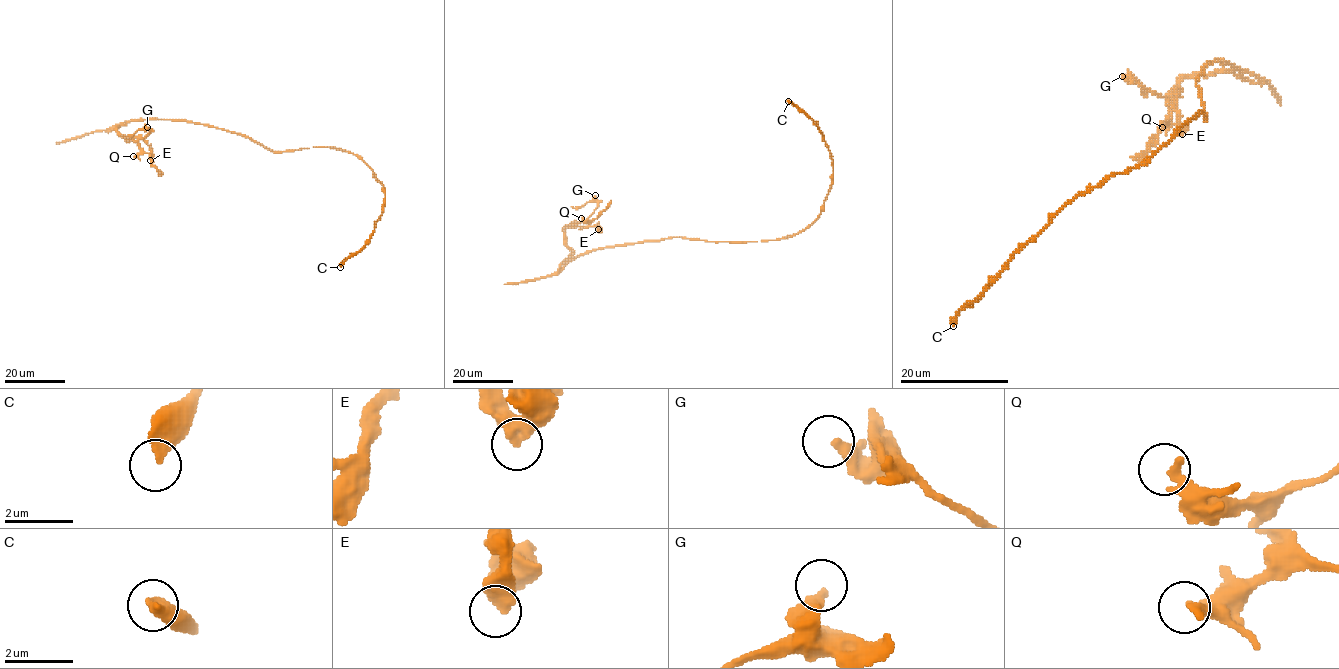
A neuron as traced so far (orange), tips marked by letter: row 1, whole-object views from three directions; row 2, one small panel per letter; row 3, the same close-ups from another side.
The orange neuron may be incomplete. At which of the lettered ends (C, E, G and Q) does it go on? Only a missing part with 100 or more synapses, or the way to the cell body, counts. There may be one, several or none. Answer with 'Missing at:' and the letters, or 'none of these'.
Missing at: none of these

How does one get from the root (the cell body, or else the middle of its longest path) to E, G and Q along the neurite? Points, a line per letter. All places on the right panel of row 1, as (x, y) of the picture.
E: (1202, 103), (1197, 80), (1213, 61), (1248, 70), (1261, 81), (1228, 72), (1187, 76), (1177, 93), (1182, 134)
G: (1202, 103), (1197, 80), (1213, 61), (1248, 70), (1261, 81), (1228, 72), (1192, 74), (1165, 99), (1122, 76)
Q: (1202, 103), (1197, 80), (1213, 61), (1261, 81), (1228, 72), (1187, 76), (1171, 93), (1162, 127)

